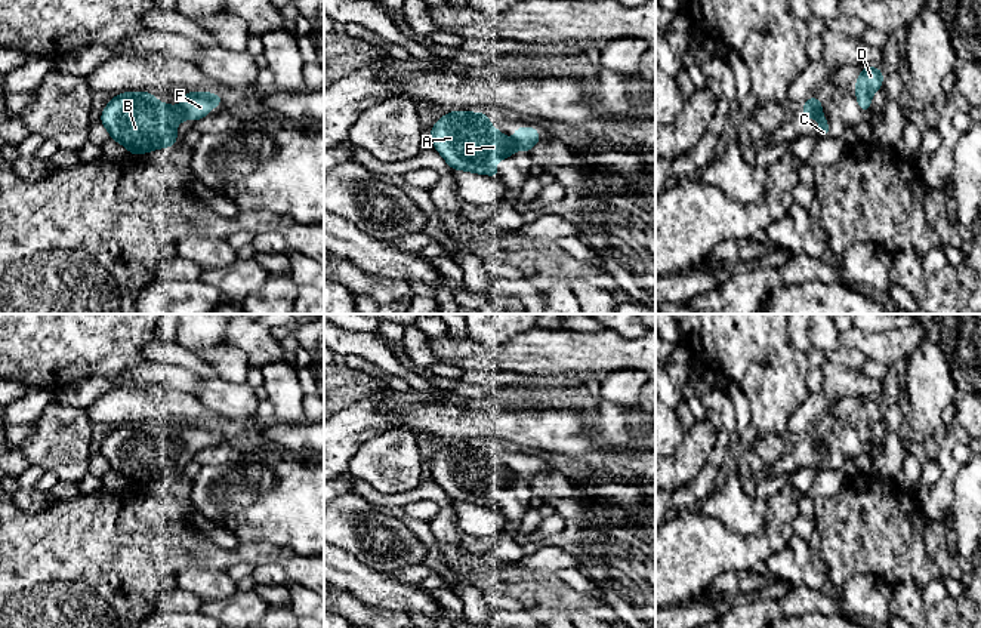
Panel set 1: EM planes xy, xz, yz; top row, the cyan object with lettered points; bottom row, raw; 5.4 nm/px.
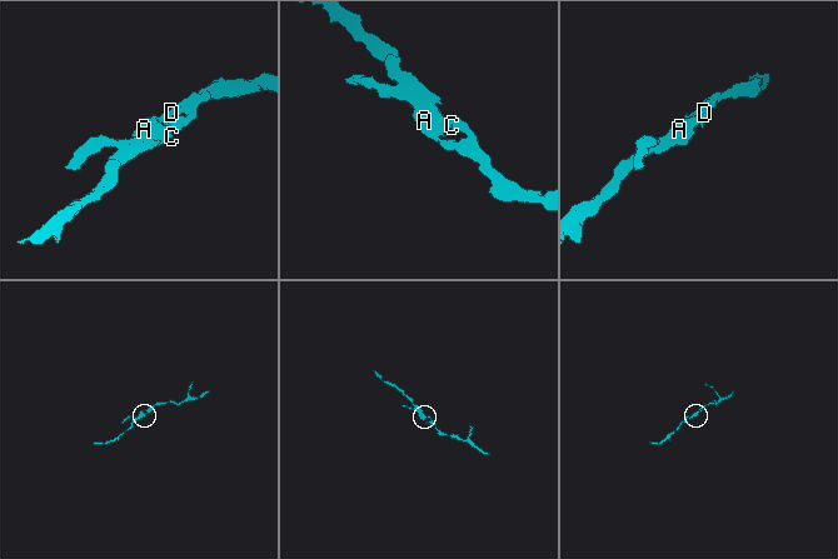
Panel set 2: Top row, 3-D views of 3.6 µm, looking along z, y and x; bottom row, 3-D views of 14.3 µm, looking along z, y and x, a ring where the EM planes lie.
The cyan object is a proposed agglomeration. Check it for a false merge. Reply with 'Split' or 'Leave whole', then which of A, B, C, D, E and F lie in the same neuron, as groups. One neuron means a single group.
Leave whole. Groups: A B C D E F

